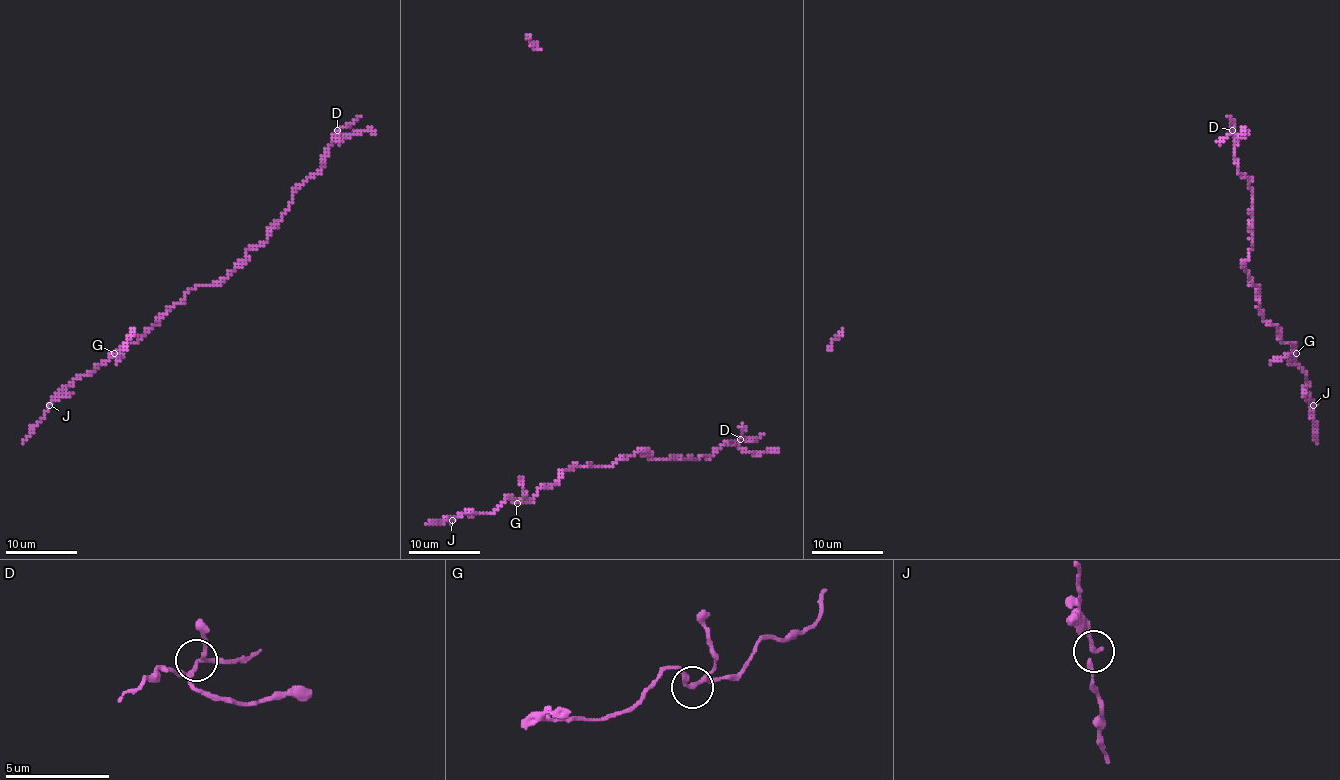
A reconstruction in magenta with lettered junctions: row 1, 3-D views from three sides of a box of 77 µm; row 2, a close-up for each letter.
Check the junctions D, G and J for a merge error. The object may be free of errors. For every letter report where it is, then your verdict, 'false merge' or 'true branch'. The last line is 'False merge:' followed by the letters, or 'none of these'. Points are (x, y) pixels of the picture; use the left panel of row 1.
D: at (337, 130); true branch
G: at (114, 353); true branch
J: at (49, 405); true branch
False merge: none of these

